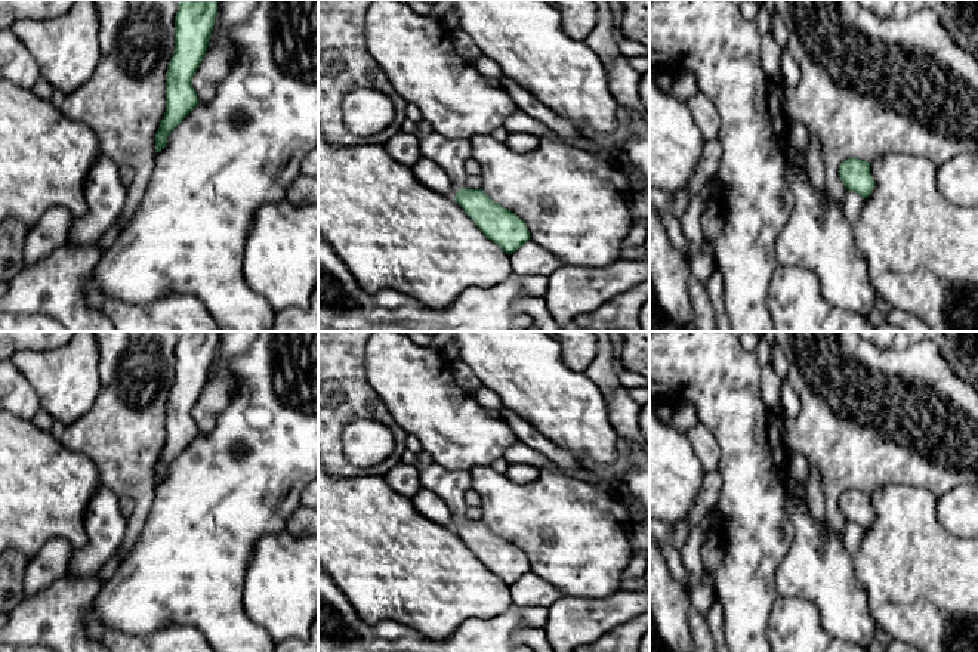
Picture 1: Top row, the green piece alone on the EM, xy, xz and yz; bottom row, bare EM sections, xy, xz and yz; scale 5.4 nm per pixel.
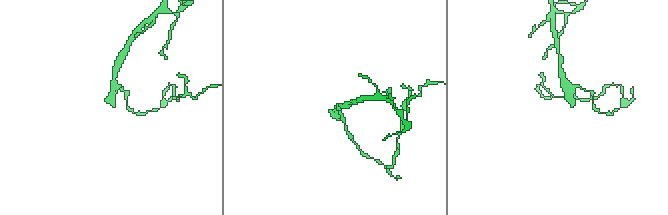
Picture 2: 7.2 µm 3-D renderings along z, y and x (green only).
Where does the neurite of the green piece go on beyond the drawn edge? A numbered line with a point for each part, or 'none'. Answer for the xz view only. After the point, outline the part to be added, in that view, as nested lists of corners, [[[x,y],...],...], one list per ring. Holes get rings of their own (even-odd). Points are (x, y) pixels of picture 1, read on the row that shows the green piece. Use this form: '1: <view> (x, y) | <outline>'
1: xz (452, 154) | [[[438,132],[419,135],[422,157],[438,163],[448,174],[456,191],[465,188],[468,174],[465,164],[472,158],[472,145],[466,139],[445,137]]]

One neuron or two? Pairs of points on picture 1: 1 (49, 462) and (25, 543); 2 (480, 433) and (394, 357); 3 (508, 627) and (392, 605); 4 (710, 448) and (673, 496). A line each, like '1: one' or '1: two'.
1: one
2: one
3: two
4: two

